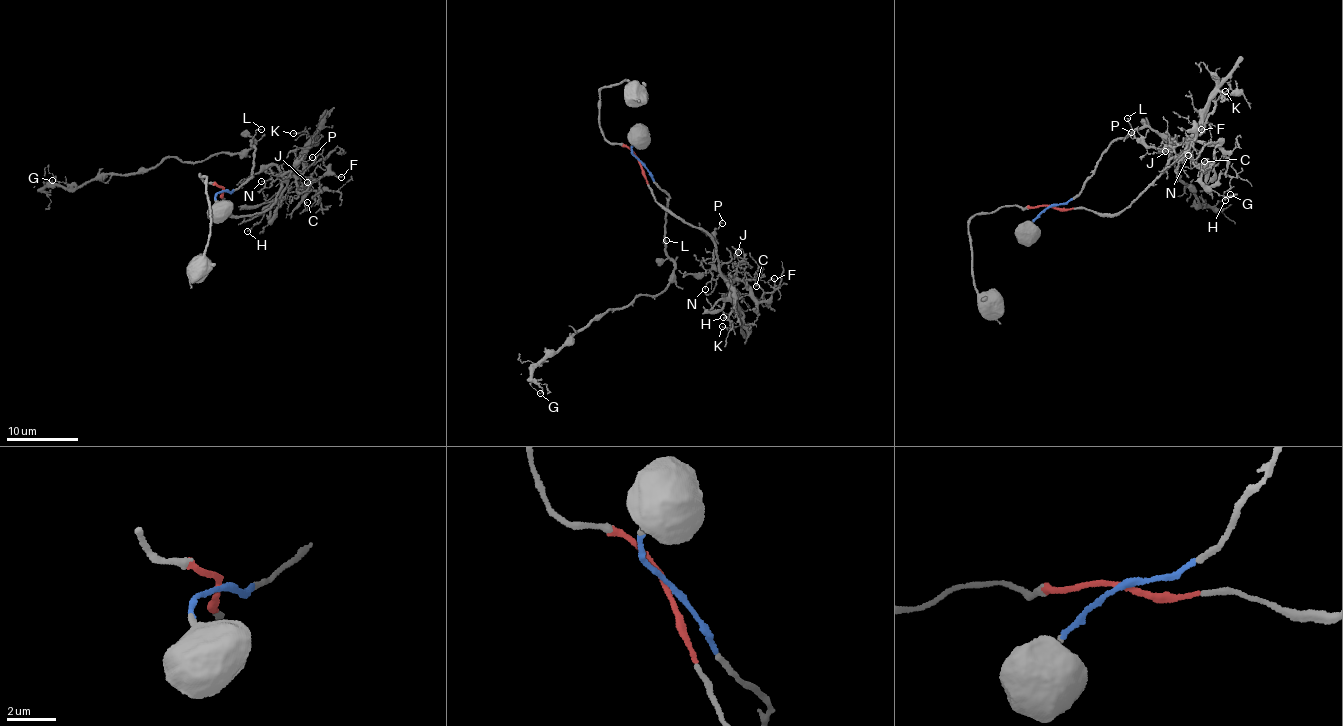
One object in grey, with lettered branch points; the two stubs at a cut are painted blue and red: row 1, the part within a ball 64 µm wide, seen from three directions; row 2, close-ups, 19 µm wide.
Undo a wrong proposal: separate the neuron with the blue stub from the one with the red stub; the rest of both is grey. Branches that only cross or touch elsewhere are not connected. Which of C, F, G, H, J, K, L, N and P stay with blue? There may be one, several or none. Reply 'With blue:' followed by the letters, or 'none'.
With blue: G, L

